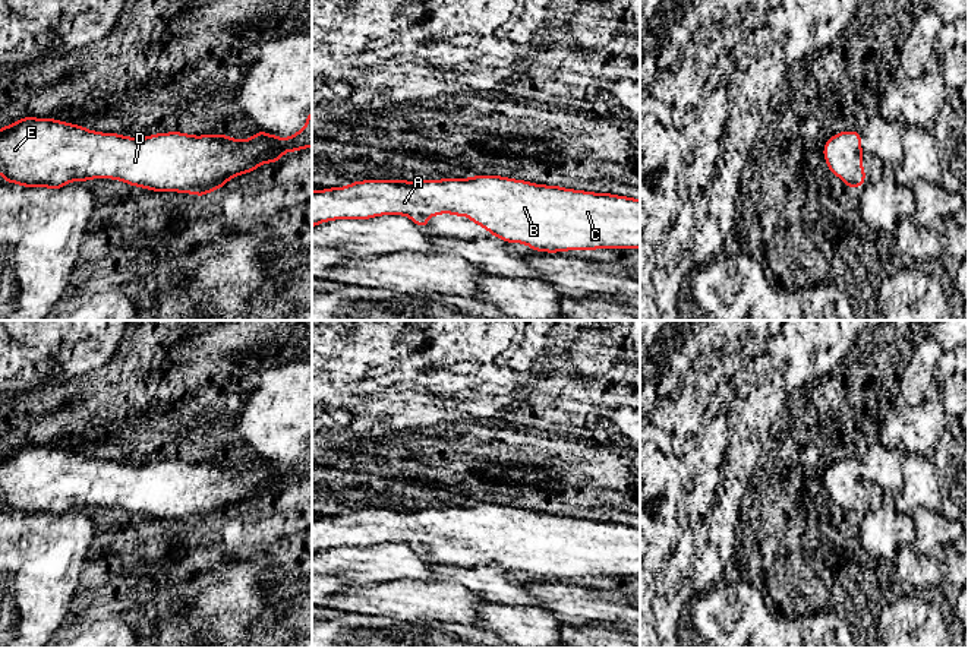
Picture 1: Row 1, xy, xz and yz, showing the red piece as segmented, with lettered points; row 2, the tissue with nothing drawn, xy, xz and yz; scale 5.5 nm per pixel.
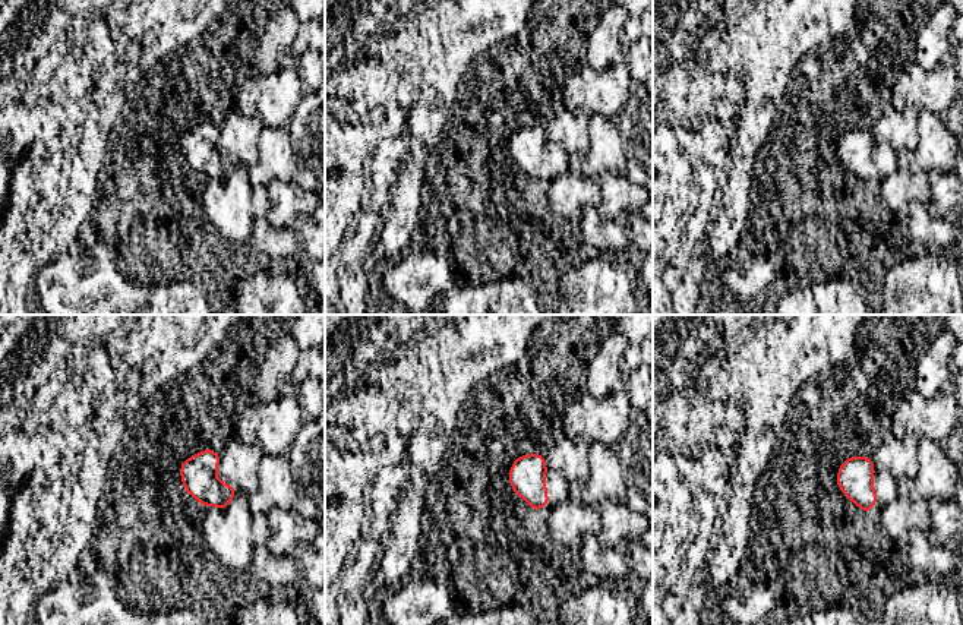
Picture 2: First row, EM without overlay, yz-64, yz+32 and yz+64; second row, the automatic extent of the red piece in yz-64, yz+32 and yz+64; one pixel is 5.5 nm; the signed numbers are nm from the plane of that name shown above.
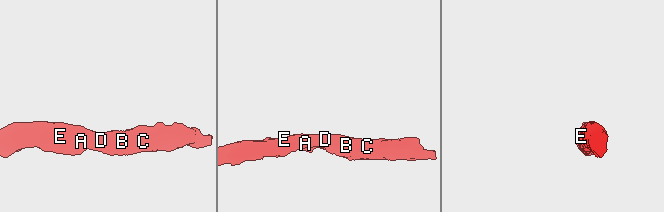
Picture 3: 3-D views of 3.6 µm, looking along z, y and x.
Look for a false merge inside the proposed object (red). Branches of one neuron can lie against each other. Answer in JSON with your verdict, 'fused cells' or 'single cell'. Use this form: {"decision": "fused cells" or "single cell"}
{"decision": "single cell"}

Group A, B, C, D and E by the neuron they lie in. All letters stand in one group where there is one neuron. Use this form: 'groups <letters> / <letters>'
groups A B C D E

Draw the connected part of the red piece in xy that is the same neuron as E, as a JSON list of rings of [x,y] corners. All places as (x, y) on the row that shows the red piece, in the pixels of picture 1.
[[[312,113],[308,114],[306,126],[290,137],[280,139],[275,135],[256,132],[253,137],[245,140],[224,135],[193,136],[180,132],[127,137],[53,118],[25,117],[0,129],[0,176],[7,183],[26,187],[45,186],[51,190],[70,181],[114,178],[155,192],[204,196],[239,174],[250,173],[265,162],[280,162],[287,151],[297,152],[302,148],[312,148]]]

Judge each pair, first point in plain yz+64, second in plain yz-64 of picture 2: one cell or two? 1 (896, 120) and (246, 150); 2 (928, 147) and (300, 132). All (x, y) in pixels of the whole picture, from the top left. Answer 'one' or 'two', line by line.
1: one
2: two

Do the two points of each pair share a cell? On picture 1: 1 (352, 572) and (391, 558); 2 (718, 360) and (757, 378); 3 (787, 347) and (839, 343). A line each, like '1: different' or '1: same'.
1: same
2: different
3: same

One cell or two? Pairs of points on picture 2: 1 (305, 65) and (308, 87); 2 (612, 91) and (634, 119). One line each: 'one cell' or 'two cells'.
1: one cell
2: two cells

